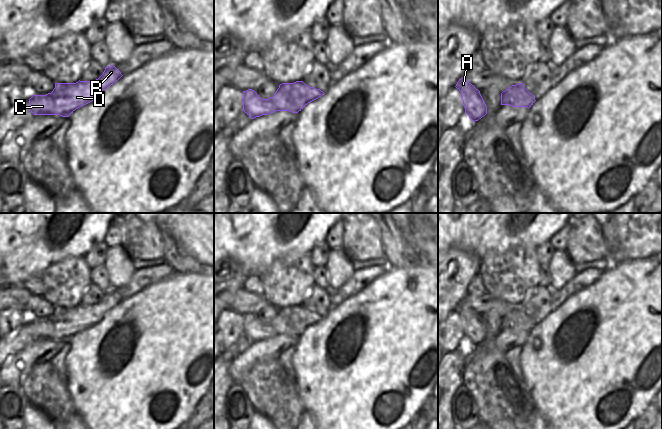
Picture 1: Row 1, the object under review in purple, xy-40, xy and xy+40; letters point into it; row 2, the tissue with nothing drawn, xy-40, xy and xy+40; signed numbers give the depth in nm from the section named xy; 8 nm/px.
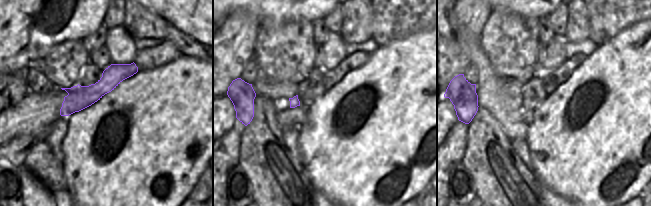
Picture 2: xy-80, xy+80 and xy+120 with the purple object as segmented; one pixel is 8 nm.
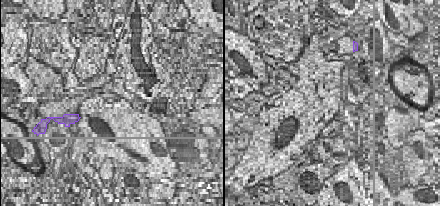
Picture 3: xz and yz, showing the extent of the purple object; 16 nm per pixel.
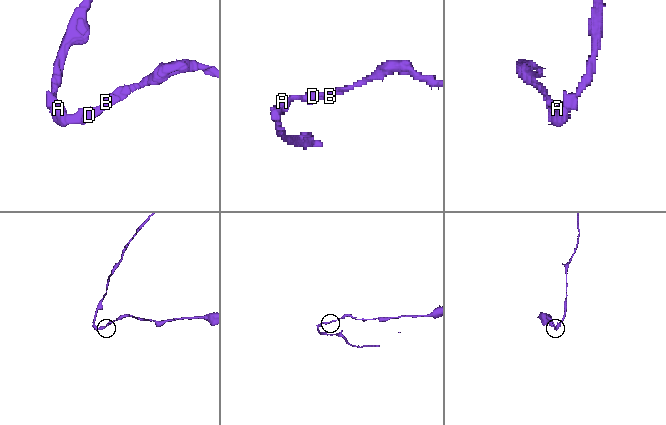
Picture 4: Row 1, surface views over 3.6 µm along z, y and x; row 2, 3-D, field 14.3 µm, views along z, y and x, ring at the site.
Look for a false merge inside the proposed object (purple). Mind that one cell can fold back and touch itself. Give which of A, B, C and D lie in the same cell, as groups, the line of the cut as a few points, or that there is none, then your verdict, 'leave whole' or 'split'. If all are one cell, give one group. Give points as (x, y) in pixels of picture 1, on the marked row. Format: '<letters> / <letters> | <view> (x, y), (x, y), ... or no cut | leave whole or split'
A C / B D | xy-40 (50, 93), (53, 114) | split

